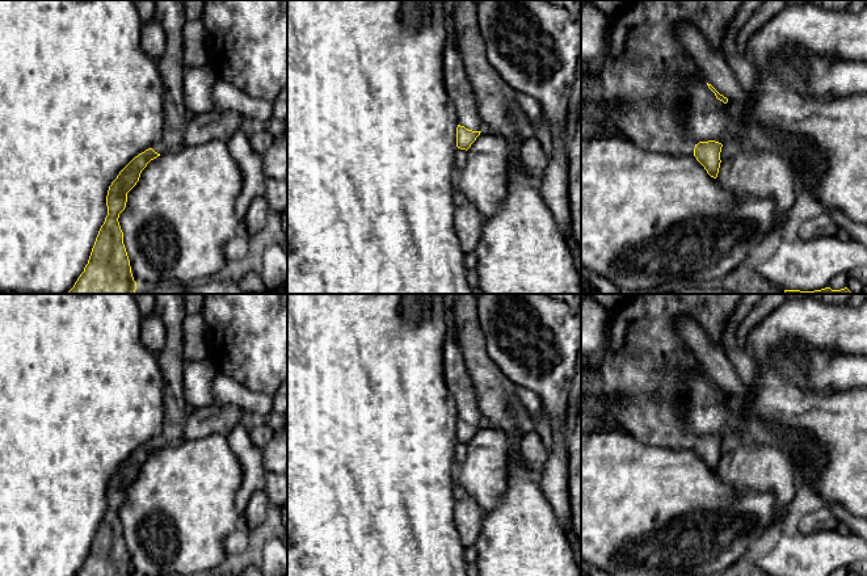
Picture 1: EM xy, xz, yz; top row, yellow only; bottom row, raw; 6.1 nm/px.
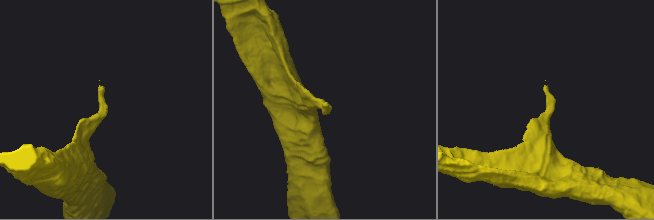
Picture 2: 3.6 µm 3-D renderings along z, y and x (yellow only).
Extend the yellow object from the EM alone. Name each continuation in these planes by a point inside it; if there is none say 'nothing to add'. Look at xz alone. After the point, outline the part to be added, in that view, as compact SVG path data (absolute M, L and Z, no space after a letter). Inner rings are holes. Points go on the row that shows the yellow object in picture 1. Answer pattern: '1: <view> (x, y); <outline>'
1: xz (459, 89); M447 43L443 50L443 81L456 112L458 125L472 131L483 131L472 84L467 76L462 54L453 43Z

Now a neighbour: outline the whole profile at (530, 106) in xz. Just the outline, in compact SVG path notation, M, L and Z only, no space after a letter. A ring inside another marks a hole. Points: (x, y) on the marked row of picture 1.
M515 92L515 101L522 108L530 122L536 127L543 117L543 110L538 101L522 92Z

